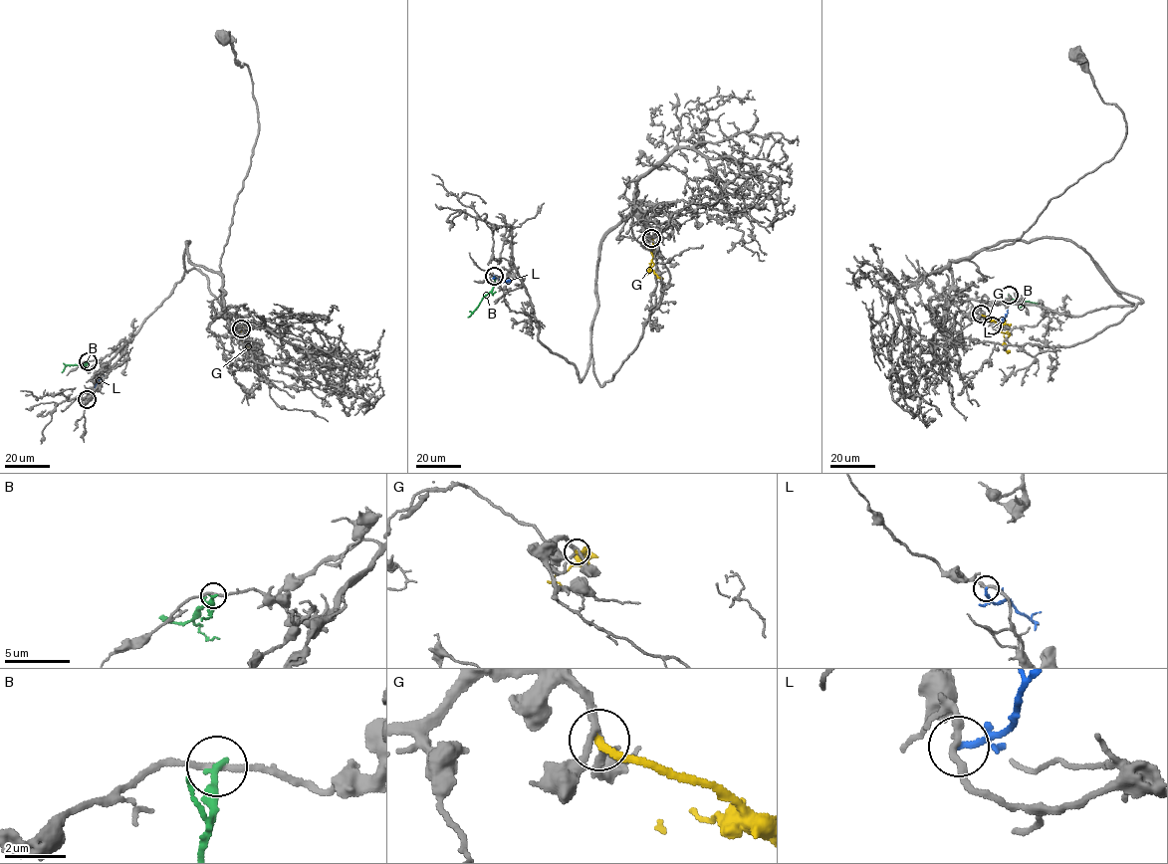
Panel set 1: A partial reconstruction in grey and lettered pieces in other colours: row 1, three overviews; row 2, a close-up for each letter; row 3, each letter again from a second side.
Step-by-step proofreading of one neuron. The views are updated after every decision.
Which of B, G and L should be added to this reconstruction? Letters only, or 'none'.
G

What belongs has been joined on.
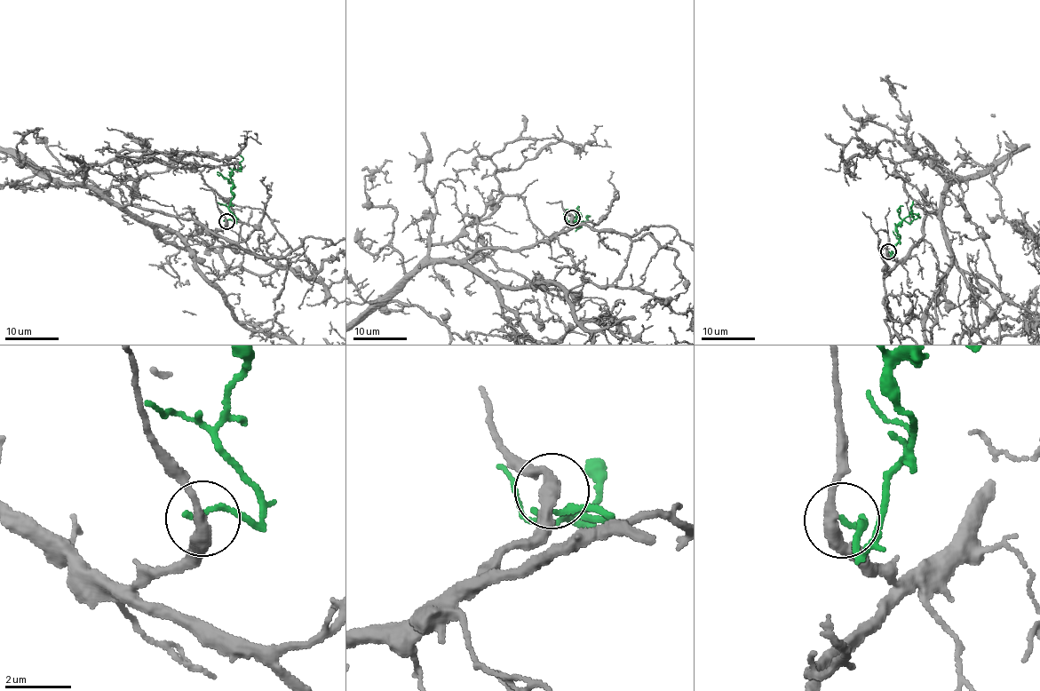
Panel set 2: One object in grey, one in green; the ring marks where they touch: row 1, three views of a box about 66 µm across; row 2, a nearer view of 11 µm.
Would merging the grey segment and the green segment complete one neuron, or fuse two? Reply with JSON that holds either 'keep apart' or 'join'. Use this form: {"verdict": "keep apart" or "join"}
{"verdict": "join"}

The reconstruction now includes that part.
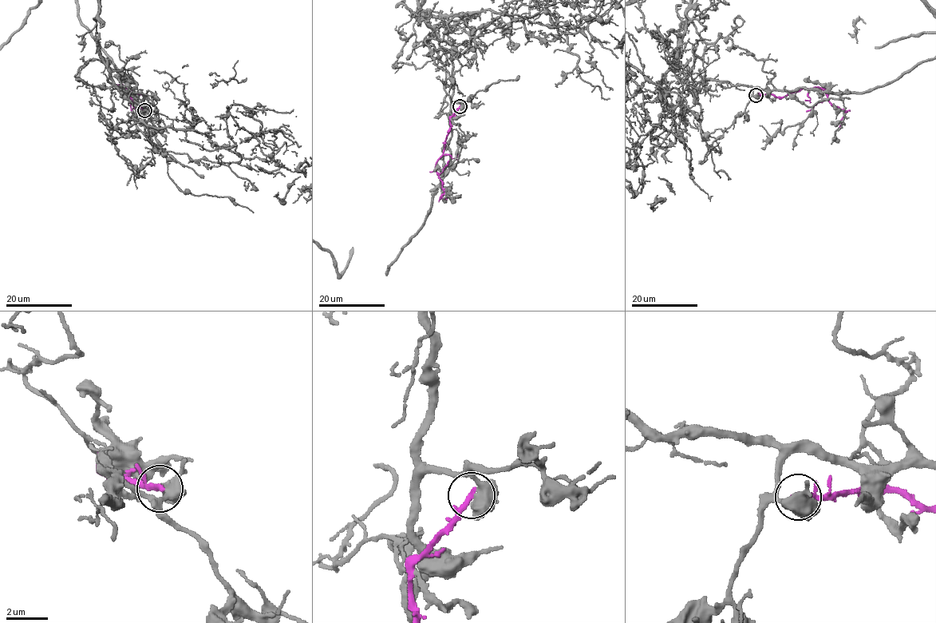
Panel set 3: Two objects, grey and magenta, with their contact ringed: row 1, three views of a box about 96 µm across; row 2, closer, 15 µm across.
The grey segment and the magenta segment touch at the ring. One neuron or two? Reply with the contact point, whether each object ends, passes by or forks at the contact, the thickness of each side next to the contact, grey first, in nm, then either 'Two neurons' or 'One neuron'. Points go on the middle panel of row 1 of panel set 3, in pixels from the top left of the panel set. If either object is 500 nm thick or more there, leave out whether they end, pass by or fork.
Place: (460, 106). At the ring grey forks. At the ring magenta passes by. Thickness 440 nm (grey) against 200 nm. Two neurons

